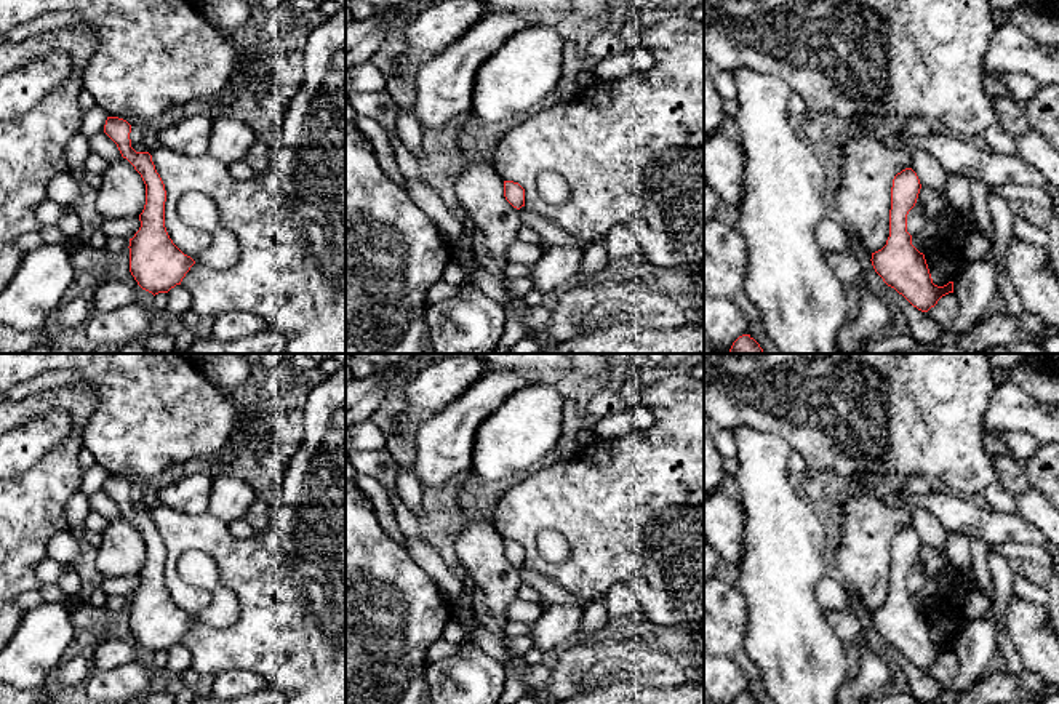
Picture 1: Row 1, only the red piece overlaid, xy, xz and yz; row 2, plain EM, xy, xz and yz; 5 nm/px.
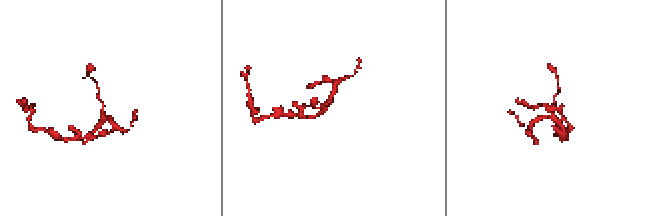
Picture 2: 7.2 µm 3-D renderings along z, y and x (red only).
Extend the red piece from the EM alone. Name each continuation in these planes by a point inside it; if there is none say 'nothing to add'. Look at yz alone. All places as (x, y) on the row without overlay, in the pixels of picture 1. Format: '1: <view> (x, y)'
nothing to add

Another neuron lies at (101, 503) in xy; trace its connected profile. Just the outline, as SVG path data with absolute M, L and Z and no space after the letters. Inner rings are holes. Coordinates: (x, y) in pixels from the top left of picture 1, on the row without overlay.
M102 490L90 496L91 512L99 514L106 522L117 520L122 512L117 502Z

